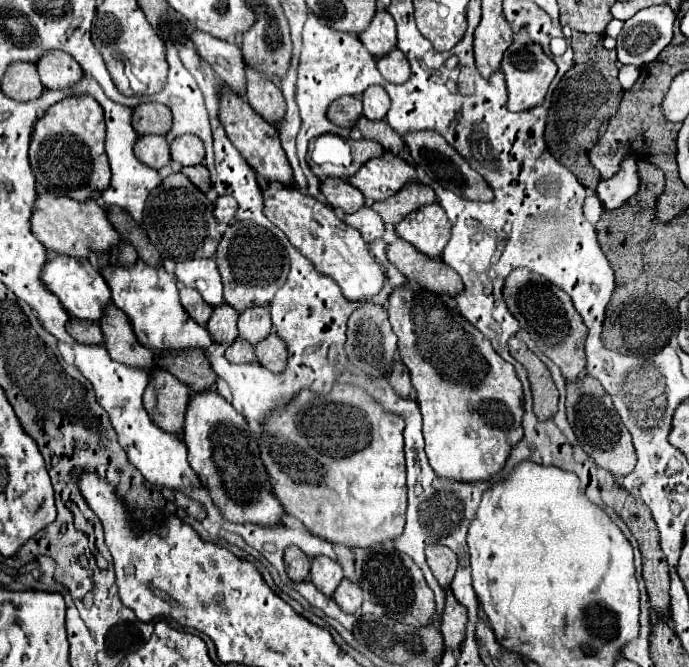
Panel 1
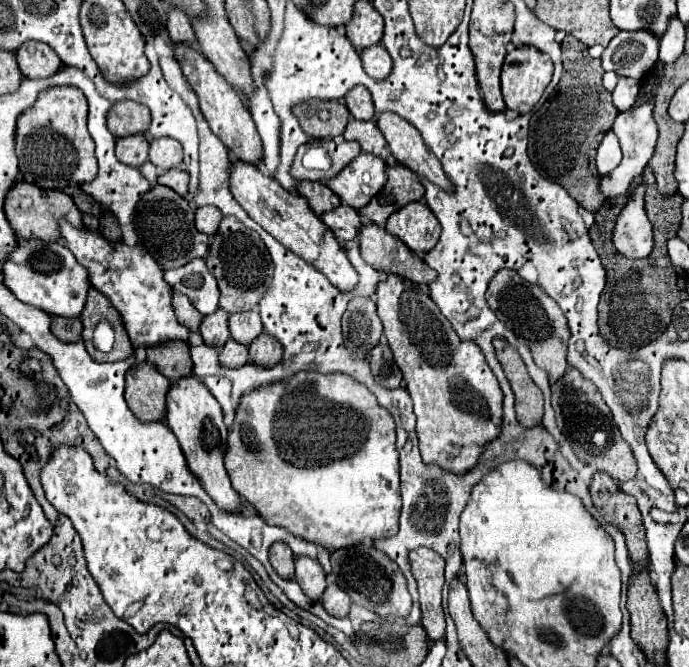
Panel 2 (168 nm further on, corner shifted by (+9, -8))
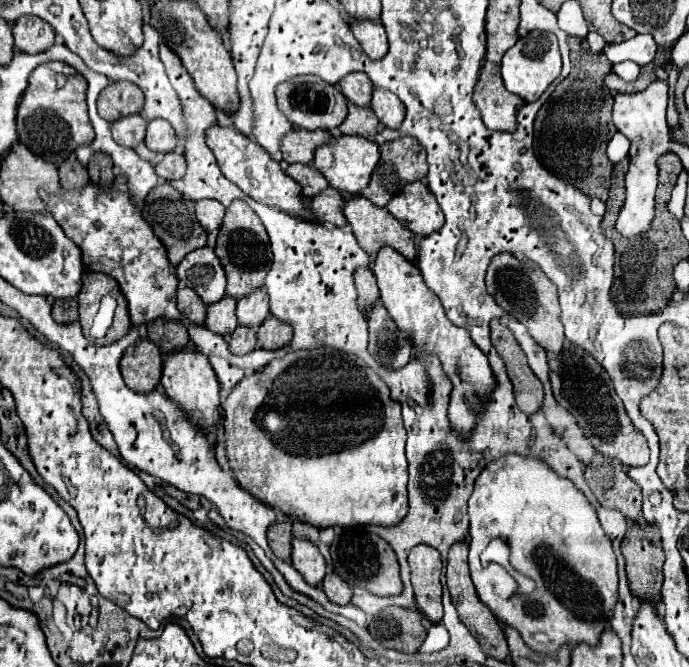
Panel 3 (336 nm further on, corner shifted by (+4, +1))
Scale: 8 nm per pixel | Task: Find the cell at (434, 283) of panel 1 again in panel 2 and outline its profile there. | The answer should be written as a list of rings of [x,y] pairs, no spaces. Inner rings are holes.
[[[373,223],[359,227],[359,253],[365,263],[381,273],[393,273],[415,283],[431,283],[437,277],[437,273],[401,239]]]

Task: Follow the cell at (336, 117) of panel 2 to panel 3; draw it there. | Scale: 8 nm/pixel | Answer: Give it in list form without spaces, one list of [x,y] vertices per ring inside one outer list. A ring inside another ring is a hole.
[[[300,76],[300,78],[294,78],[292,82],[280,84],[276,90],[276,98],[278,98],[280,112],[294,124],[294,128],[332,130],[332,128],[338,128],[348,114],[348,102],[344,94],[336,86],[326,84],[316,76]]]

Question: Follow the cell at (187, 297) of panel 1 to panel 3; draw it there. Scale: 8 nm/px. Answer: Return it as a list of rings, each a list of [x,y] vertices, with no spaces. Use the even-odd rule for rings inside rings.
[[[192,288],[178,290],[178,310],[194,324],[202,324],[206,320],[206,304]]]

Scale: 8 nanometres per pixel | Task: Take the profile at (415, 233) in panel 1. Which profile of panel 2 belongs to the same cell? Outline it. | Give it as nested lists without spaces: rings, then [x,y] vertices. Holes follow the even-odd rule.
[[[413,201],[401,207],[399,211],[395,211],[387,219],[385,229],[391,235],[399,237],[419,257],[423,257],[435,247],[435,243],[439,241],[439,233],[441,233],[441,225],[437,217],[421,201]]]

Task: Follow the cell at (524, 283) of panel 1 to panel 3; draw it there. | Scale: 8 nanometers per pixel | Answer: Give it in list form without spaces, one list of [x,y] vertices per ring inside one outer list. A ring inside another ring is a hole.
[[[496,254],[486,272],[486,286],[488,294],[494,296],[496,304],[510,312],[518,322],[522,322],[530,336],[542,346],[546,352],[560,354],[564,344],[564,324],[560,322],[560,302],[558,290],[554,282],[534,264],[534,262],[520,262],[512,254]]]

